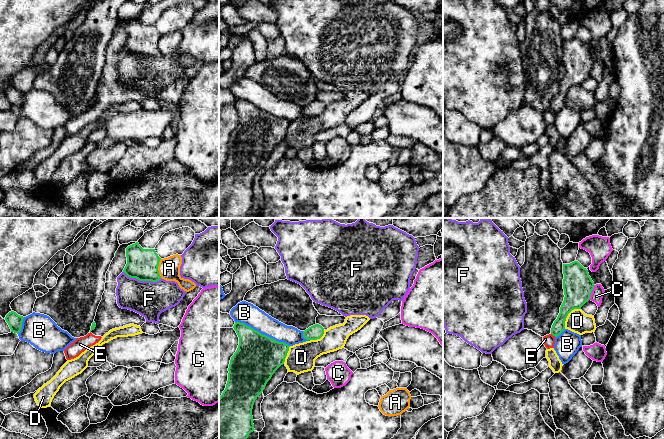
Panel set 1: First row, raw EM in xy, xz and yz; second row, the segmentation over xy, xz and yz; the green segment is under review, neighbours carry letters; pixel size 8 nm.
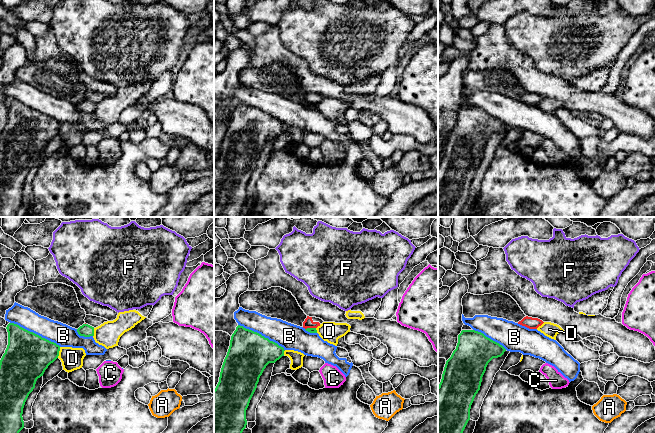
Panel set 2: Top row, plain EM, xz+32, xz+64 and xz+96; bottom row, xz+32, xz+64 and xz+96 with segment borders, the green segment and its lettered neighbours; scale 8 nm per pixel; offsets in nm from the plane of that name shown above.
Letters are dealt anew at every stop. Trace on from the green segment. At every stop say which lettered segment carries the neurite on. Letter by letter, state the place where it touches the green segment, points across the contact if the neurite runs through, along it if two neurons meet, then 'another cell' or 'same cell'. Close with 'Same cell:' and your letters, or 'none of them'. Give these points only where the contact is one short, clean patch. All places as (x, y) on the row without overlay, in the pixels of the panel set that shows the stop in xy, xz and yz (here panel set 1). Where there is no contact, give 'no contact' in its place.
A: xy (157, 44) | another cell
B: xz (262, 110) | another cell
C: yz (591, 68) | another cell
D: yz (567, 91) | another cell
E: yz (553, 111) | along yz (551, 109), (555, 112) | another cell
F: xy (142, 56) | another cell
Same cell: none of them

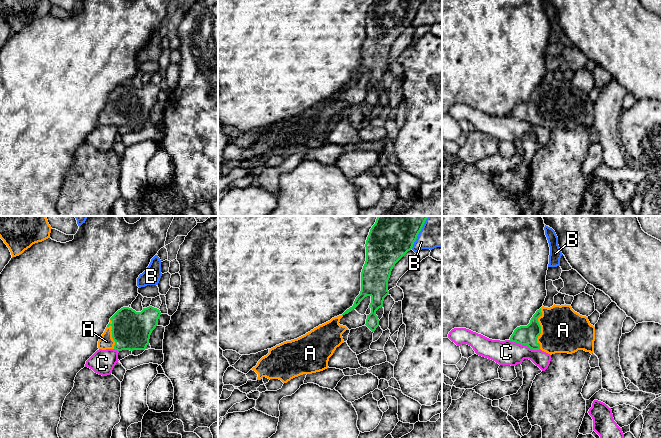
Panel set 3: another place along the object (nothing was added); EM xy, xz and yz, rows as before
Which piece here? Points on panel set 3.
A: yz (540, 105) | across yz (527, 111), (534, 111), (540, 105), (563, 106) | same cell
B: xz (417, 11) | another cell
C: yz (525, 120) | another cell
Same cell: A

